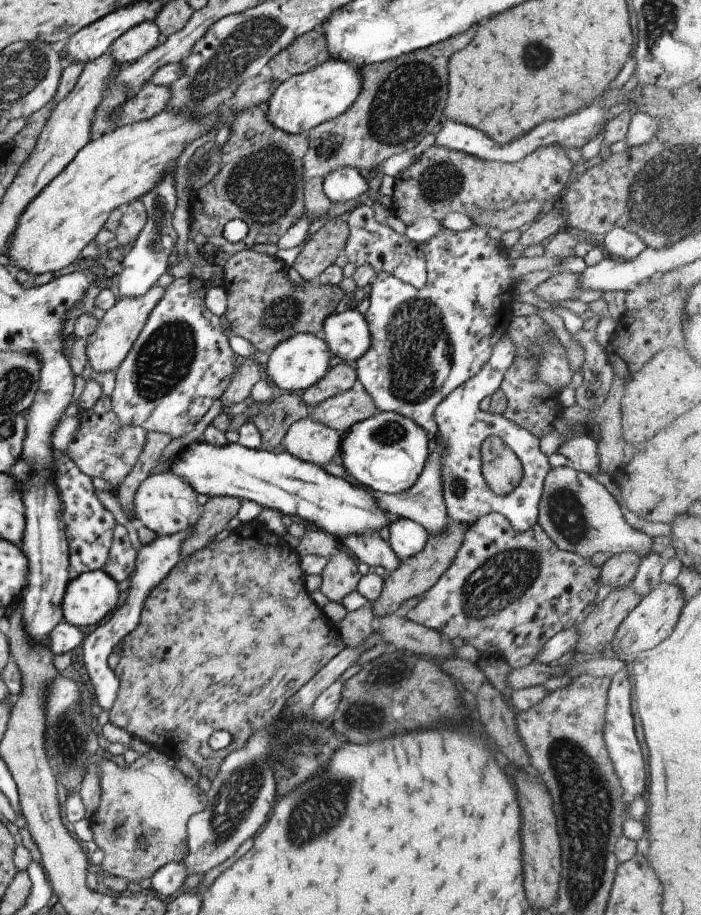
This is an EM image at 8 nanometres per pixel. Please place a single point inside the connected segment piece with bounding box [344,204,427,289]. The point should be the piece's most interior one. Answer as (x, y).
(369, 242)

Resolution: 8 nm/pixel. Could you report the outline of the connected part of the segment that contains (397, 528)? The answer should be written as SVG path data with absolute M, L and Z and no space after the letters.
M396 518L390 522L388 542L400 561L416 556L428 542L428 532L422 524L410 518Z

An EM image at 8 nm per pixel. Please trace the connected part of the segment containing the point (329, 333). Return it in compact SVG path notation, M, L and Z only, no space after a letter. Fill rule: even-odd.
M355 308L334 312L322 322L320 333L336 361L357 360L368 350L371 332L365 316Z

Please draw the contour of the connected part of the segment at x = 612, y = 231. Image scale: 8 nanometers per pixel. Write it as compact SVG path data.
M626 226L609 227L604 236L598 239L598 243L609 256L622 259L632 259L646 248L636 233Z

